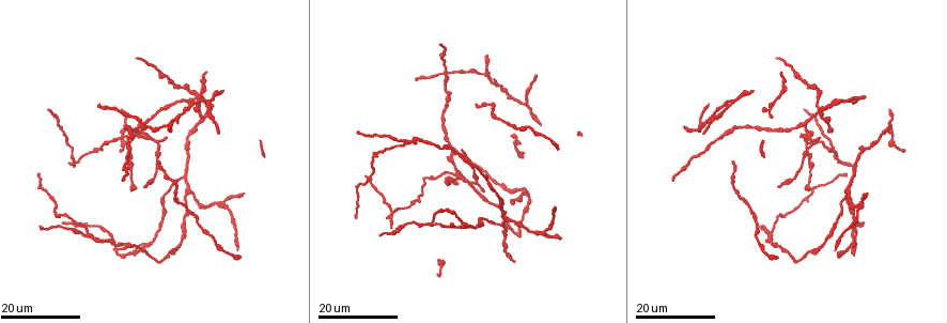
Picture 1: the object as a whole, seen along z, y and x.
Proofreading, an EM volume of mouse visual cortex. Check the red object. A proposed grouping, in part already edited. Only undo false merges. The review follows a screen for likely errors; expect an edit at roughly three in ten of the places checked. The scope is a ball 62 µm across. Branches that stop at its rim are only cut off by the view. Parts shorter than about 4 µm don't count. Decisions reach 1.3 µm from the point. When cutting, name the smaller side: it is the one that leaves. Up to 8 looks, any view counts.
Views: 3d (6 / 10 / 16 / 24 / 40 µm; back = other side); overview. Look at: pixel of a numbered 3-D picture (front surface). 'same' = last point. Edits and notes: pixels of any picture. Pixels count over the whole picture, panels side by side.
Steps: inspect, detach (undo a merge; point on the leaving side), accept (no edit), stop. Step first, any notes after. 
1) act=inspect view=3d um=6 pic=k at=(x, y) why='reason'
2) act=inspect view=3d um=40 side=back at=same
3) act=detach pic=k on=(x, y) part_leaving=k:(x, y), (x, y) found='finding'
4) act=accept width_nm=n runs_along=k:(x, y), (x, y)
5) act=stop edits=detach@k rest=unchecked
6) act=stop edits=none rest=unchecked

act=inspect view=3d um=24 pic=1 at=(147, 244) why='thin arm on a thick one'

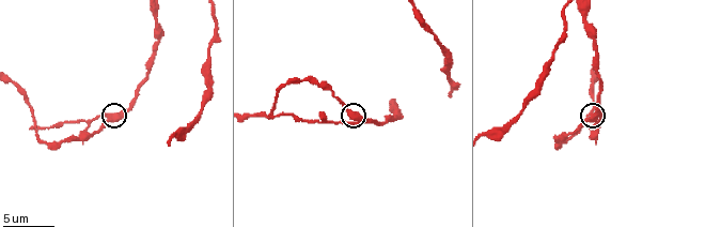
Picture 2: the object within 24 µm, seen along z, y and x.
act=inspect view=3d um=6 pic=2 at=(353, 117) why='zoom in'

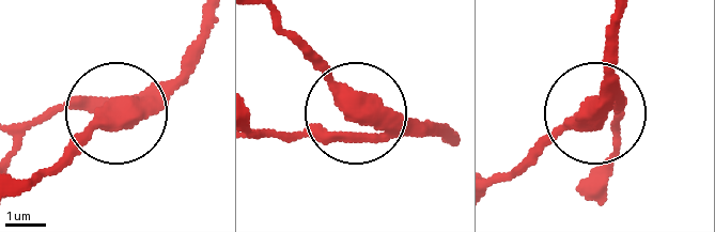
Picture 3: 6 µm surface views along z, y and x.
act=detach pic=3 on=(86, 103) part_leaving=3:(145, 95), (57, 105), (16, 125) found='a second cell is stuck on'

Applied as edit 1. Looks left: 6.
act=inspect view=3d um=16 pic=1 at=(148, 135) why='three arms meet'

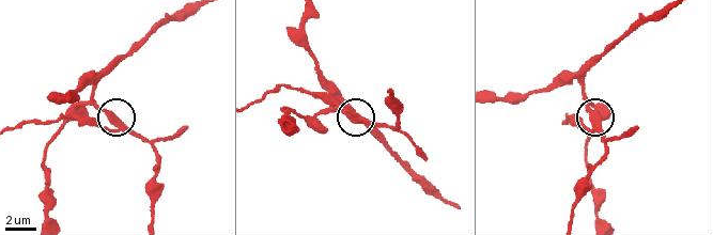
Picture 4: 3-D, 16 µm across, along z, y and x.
act=inspect view=3d um=6 pic=4 at=(600, 119)

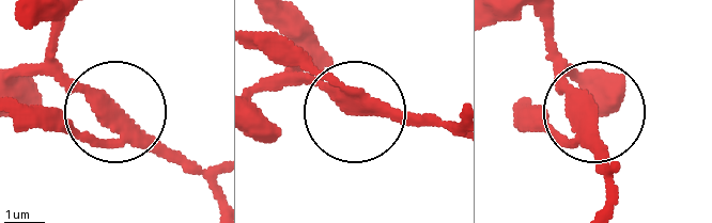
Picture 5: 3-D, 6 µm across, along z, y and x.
act=detach pic=5 on=(61, 130) arms=3 part_leaving=5:(111, 143), (13, 102) found='two cells meet here'

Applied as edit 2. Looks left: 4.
act=inspect view=overview why='redraw'

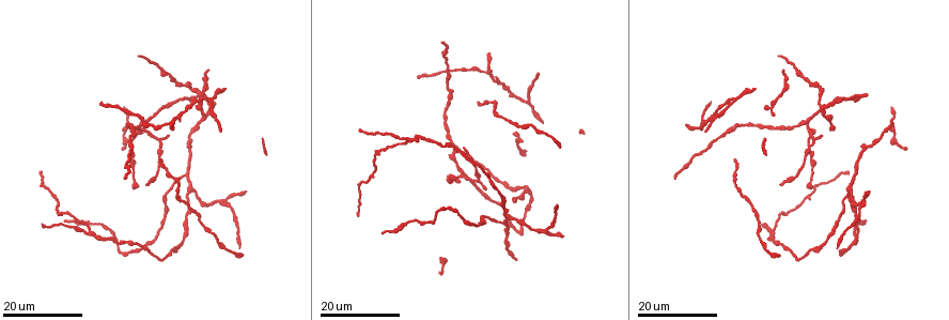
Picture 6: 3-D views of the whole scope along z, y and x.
act=inspect view=3d um=24 pic=6 at=(821, 109) why='three arms meet'

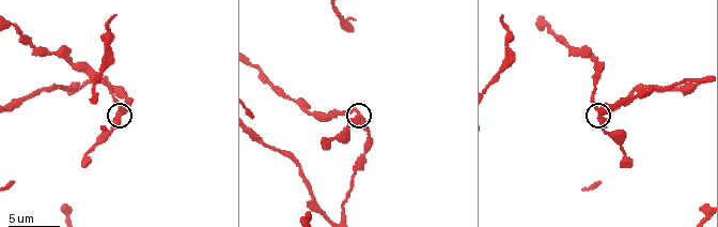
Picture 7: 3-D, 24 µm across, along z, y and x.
act=inspect view=3d um=6 pic=7 at=(598, 107)

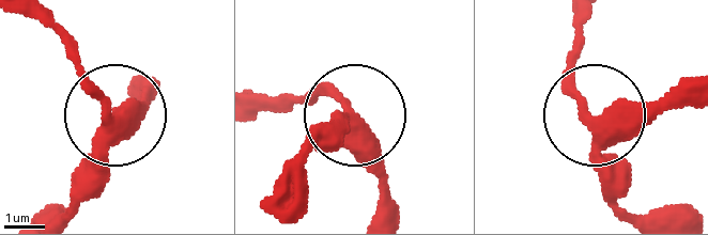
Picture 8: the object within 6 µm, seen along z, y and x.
act=accept arms=3 found='all the same cell'

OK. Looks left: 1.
act=stop edits=detach@3,detach@5 rest=unchecked

